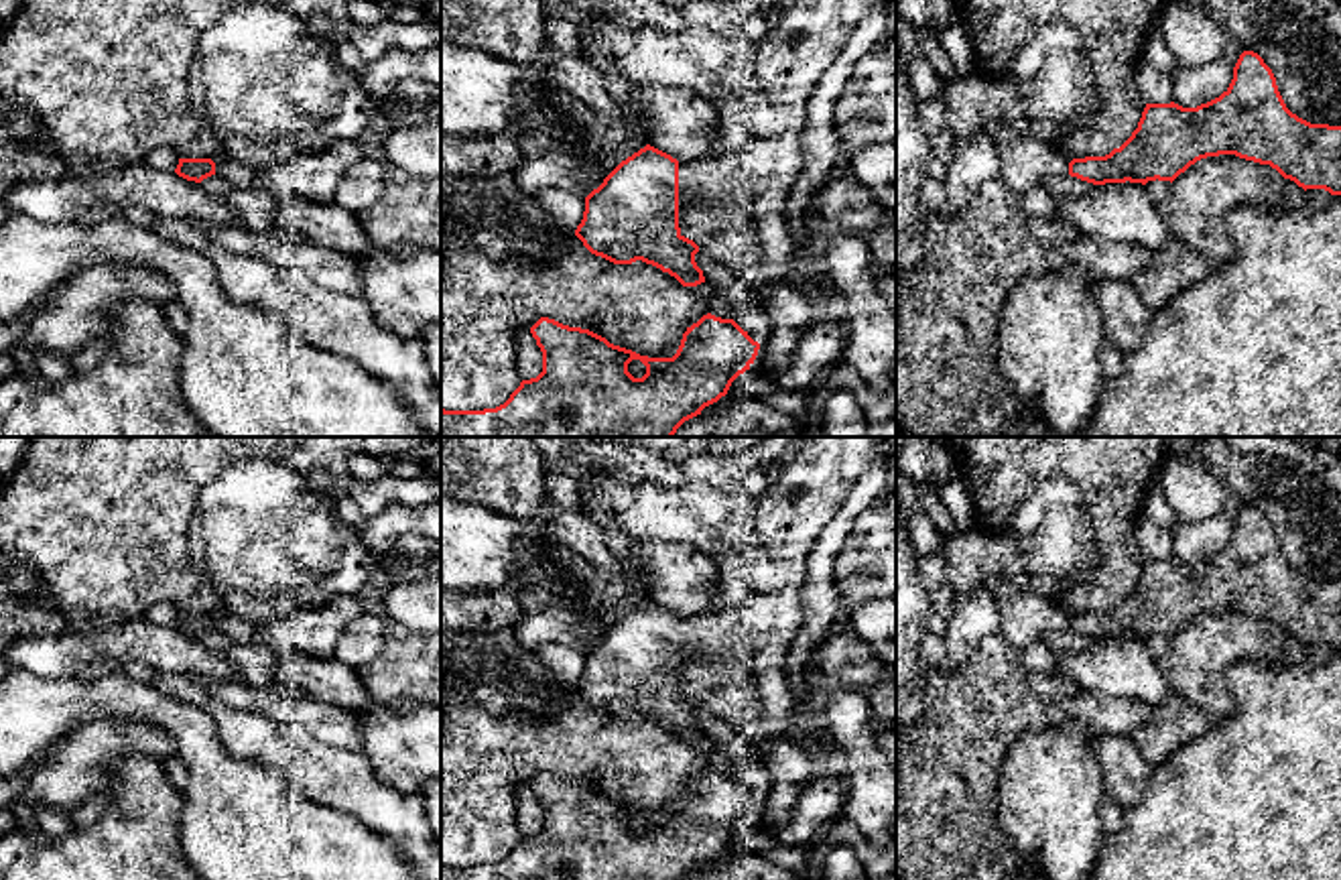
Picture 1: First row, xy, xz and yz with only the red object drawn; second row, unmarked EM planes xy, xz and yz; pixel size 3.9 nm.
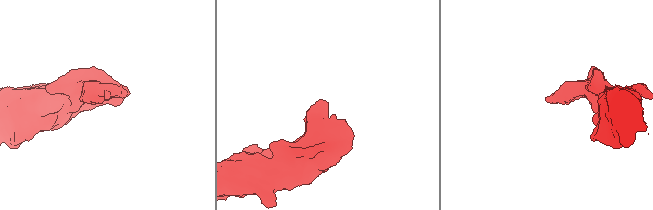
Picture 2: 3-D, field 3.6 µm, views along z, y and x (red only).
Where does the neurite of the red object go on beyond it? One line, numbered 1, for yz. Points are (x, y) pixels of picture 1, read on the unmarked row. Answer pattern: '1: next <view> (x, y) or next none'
1: next none

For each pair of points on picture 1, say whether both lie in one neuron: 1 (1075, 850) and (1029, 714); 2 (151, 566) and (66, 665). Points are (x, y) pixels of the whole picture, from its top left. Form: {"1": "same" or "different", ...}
{"1": "different", "2": "different"}

